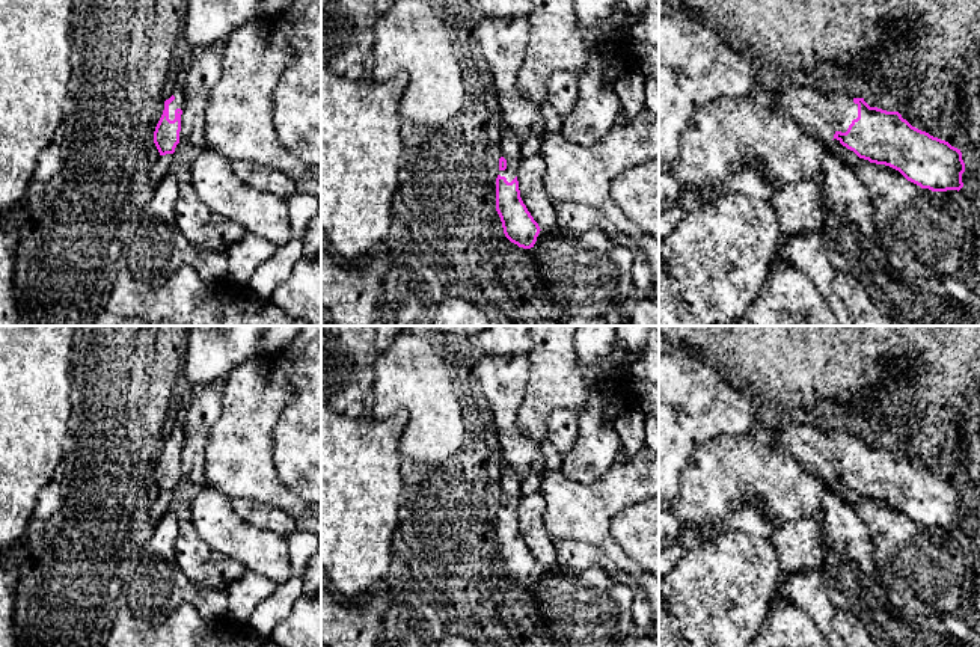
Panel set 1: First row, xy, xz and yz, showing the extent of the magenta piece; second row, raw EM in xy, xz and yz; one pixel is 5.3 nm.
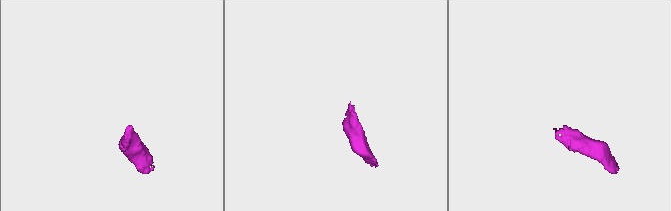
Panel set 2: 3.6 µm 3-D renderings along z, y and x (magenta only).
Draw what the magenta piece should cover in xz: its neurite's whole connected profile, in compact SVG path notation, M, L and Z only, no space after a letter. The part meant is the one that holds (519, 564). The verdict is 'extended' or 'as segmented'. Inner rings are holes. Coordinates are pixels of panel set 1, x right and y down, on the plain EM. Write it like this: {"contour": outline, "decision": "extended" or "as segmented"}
{"contour": "M507 465L501 477L502 495L496 516L496 549L505 575L519 585L531 587L541 567L520 535L517 519L517 505L522 498L520 480Z", "decision": "extended"}

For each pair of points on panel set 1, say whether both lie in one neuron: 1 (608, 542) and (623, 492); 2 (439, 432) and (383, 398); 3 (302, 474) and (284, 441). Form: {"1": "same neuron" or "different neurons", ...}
{"1": "same neuron", "2": "same neuron", "3": "same neuron"}

